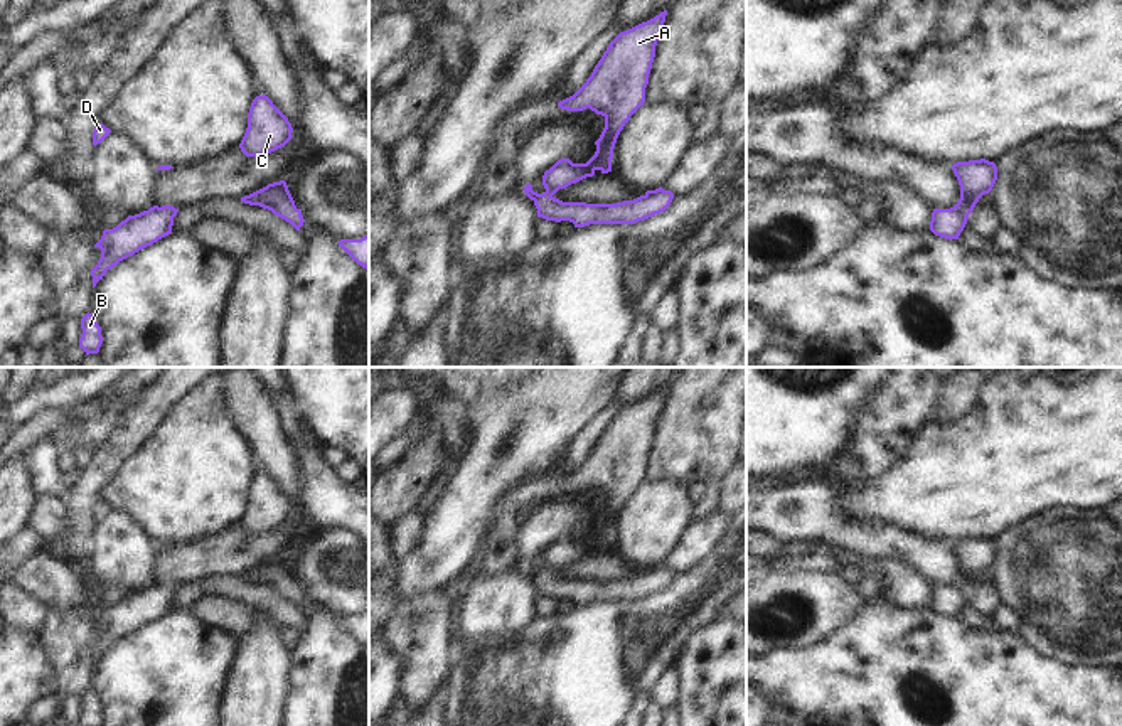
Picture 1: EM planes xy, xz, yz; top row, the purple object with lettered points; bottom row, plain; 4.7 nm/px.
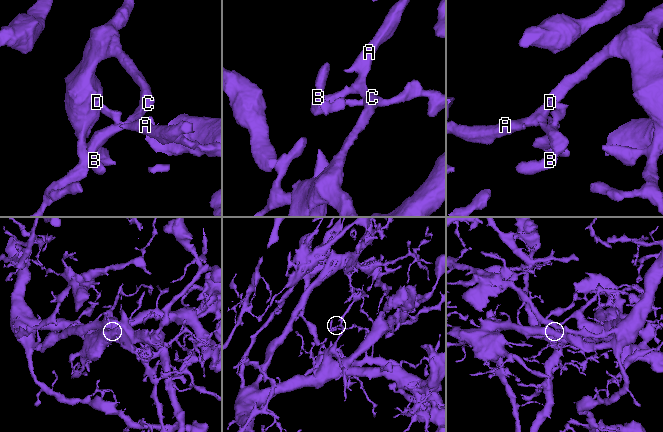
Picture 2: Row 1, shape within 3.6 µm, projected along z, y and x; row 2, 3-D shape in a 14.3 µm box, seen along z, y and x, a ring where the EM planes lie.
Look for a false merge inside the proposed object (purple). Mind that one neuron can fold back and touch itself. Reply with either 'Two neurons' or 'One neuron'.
Two neurons.

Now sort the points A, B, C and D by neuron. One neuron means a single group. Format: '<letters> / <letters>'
A B C / D

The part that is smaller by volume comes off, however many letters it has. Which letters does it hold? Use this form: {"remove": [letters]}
{"remove": ["D"]}

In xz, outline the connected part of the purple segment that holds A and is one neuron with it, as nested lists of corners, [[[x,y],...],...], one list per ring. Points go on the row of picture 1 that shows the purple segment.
[[[667,10],[654,19],[620,32],[606,47],[586,83],[569,98],[558,103],[561,109],[583,111],[590,108],[605,118],[605,128],[595,141],[596,152],[586,163],[558,160],[542,175],[544,194],[524,189],[531,200],[539,195],[553,197],[596,170],[612,172],[613,148],[630,116],[645,103],[645,88],[655,57],[655,45],[665,22]]]

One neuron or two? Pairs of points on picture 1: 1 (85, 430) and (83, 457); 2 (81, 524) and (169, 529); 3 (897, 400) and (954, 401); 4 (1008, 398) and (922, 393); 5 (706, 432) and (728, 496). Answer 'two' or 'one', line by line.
1: two
2: two
3: two
4: two
5: two

